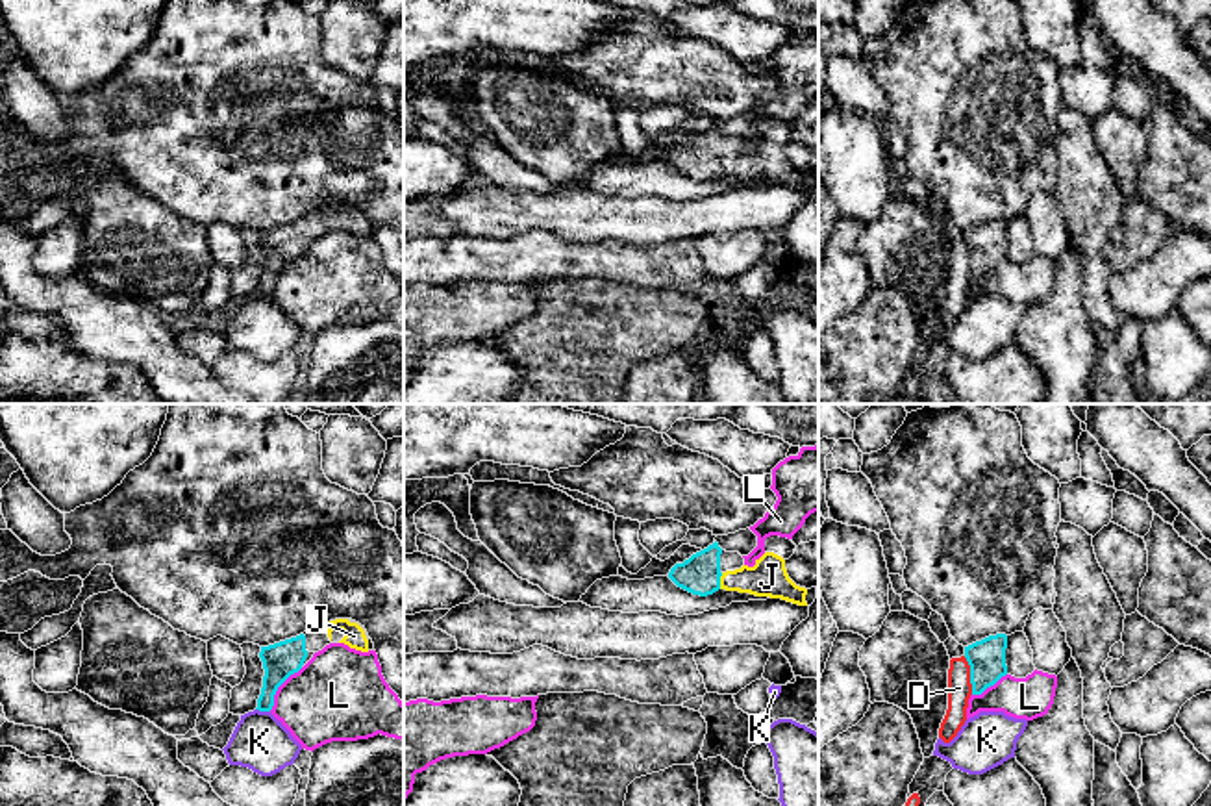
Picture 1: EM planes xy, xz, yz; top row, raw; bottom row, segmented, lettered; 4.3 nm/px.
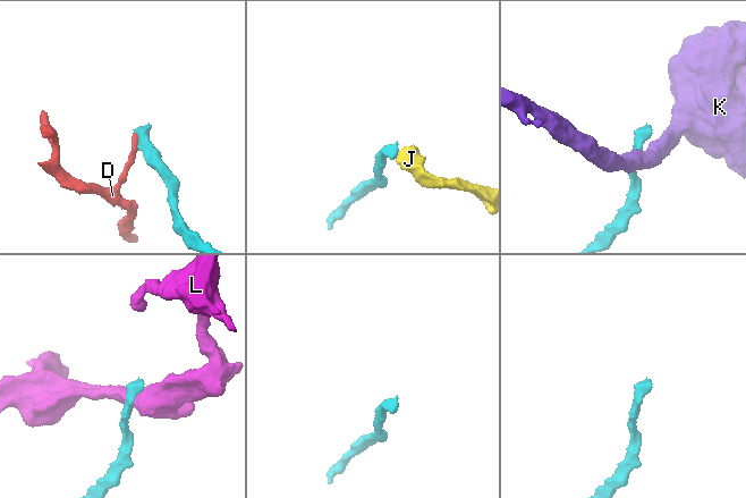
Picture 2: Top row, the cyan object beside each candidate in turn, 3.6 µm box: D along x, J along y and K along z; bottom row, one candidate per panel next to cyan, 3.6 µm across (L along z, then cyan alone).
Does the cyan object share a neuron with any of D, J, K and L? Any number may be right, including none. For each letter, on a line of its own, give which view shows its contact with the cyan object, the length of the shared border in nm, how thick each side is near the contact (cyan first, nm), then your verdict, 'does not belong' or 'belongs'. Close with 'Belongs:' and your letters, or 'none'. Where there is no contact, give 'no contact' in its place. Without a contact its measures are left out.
D: yz | 170 nm | 160/110 nm | does not belong
J: xz | 70 nm | 180/160 nm | belongs
K: xy | 70 nm | 160/240 nm | does not belong
L: xy | 240 nm | 160/380 nm | does not belong
Belongs: J

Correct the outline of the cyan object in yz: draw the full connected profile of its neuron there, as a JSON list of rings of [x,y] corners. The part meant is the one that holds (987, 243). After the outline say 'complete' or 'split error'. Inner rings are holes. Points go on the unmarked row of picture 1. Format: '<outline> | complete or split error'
[[[1005,219],[989,220],[965,232],[965,243],[970,250],[972,280],[981,280],[1007,259],[1005,233]]] | complete

